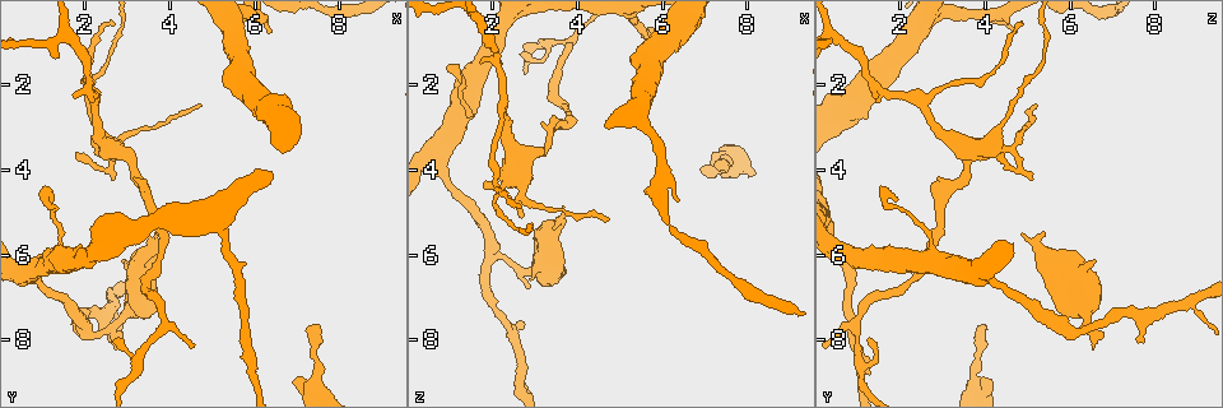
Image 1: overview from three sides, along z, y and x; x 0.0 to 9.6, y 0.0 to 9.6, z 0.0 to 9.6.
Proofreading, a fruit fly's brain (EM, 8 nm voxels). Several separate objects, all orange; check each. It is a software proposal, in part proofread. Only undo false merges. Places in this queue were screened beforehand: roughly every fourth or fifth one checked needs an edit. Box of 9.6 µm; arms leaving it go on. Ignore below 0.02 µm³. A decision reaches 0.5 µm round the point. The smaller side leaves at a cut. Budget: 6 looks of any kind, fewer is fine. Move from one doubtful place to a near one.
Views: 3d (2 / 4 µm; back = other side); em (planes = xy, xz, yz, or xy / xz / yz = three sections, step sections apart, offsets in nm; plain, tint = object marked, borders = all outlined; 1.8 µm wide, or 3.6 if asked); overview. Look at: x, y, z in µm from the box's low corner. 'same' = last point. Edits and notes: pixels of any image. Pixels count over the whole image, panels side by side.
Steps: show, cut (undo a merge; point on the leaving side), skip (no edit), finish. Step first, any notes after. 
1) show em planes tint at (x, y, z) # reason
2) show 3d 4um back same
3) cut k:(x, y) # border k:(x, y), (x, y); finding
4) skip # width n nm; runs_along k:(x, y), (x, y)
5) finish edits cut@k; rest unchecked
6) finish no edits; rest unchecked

show 3d 4um at (3.55, 8.15, 0.95) # thin neck

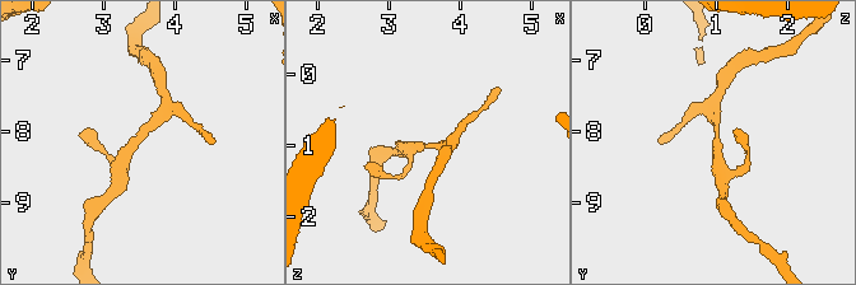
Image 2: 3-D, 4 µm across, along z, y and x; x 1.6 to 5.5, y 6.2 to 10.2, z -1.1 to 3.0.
show em planes tint at (3.55, 8.05, 1.00) # arm_widths 180, 190 nm

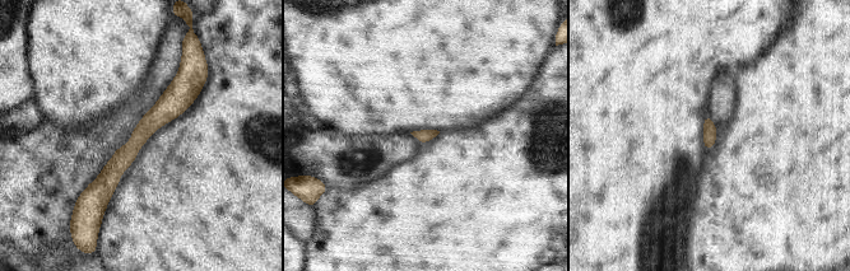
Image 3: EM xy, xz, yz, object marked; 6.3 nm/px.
skip # one neuron here

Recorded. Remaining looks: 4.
show em planes tint at (2.10, 7.80, 5.95) # thick turns thin

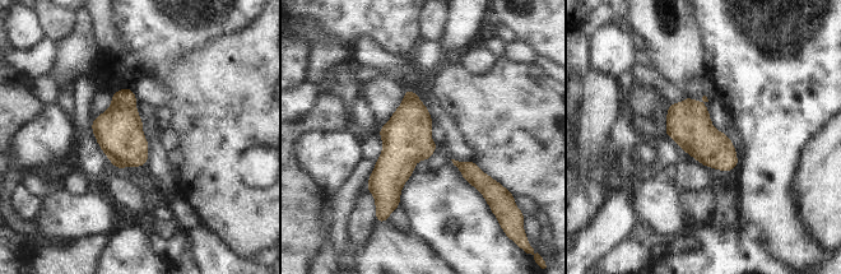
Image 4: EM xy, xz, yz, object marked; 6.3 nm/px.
skip # width 280 nm; continuous, no second neuron

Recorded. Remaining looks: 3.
show 3d 4um at (2.30, 2.45, 2.50) # a fork

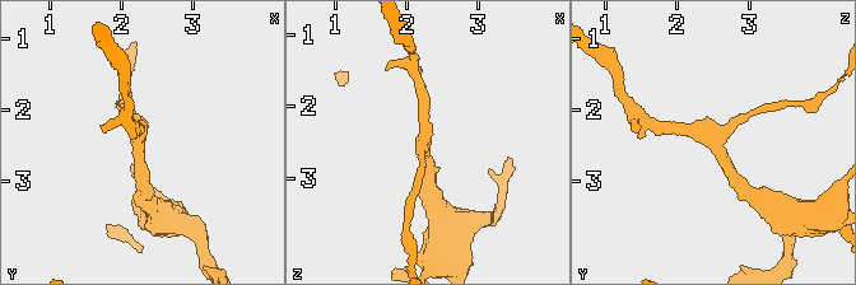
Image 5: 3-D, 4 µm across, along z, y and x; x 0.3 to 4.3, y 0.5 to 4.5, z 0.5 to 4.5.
show em xy step 16 borders at (2.25, 2.45, 2.50) # arms 3; now the EM

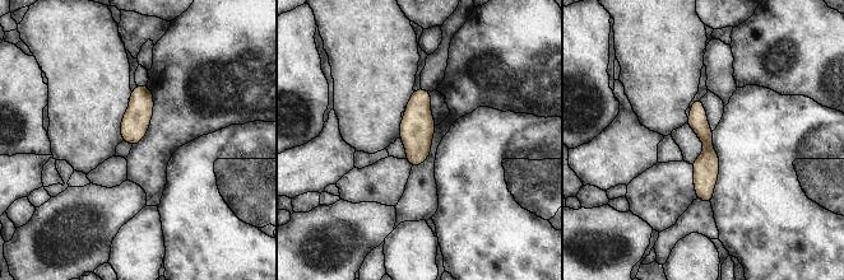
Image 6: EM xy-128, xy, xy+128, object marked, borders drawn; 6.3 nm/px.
show em planes borders same # cut it another way

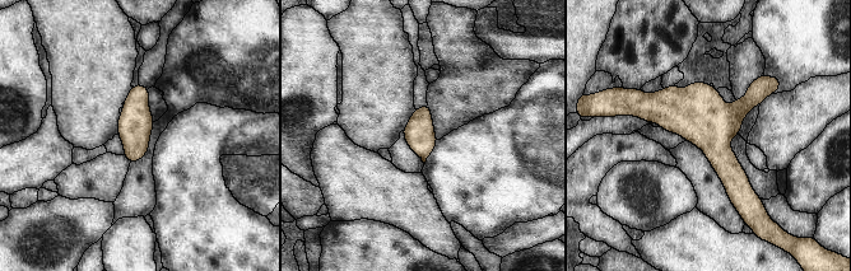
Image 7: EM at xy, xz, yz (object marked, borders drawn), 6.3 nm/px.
skip # runs_along 7:(637, 108), (677, 111), (753, 196); one neuron here

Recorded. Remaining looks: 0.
finish no edits; rest unchecked

